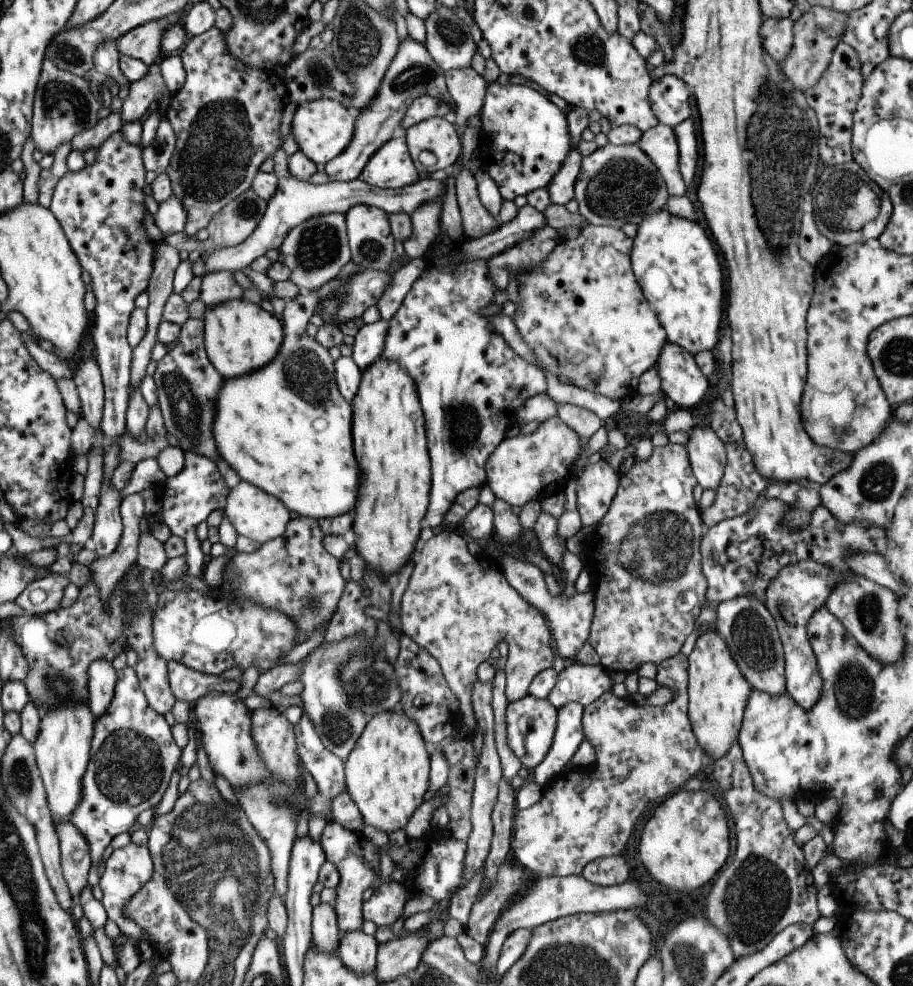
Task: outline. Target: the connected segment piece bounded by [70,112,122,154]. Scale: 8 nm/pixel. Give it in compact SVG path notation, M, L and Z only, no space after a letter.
M110 112L105 118L97 120L97 123L87 130L75 133L70 140L70 150L77 150L83 154L88 149L99 150L99 146L115 132L122 128L120 112Z

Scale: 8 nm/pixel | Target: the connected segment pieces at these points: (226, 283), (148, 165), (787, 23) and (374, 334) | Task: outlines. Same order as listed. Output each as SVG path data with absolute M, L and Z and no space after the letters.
M207 272L200 278L199 299L206 308L242 298L242 290L229 272Z
M161 117L152 142L147 147L141 147L143 170L155 174L165 173L173 148L175 148L173 128L169 126L169 122L164 117Z
M767 18L759 28L763 50L779 63L793 44L793 22L790 18Z
M382 319L373 324L363 324L357 330L350 358L360 372L380 357L385 334L387 334L387 321Z

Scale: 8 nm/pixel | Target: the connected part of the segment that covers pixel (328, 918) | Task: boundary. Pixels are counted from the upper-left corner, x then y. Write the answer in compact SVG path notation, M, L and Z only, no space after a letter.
M319 903L312 908L310 939L315 950L331 955L340 940L338 934L333 907L326 903Z

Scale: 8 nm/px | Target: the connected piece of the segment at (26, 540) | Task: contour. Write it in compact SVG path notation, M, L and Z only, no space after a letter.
M2 520L2 525L3 530L9 534L16 554L19 554L19 556L29 552L39 552L39 550L43 549L55 549L59 543L67 543L69 547L71 545L71 533L62 534L55 532L52 536L41 539L38 537L29 537L14 523L4 522Z

